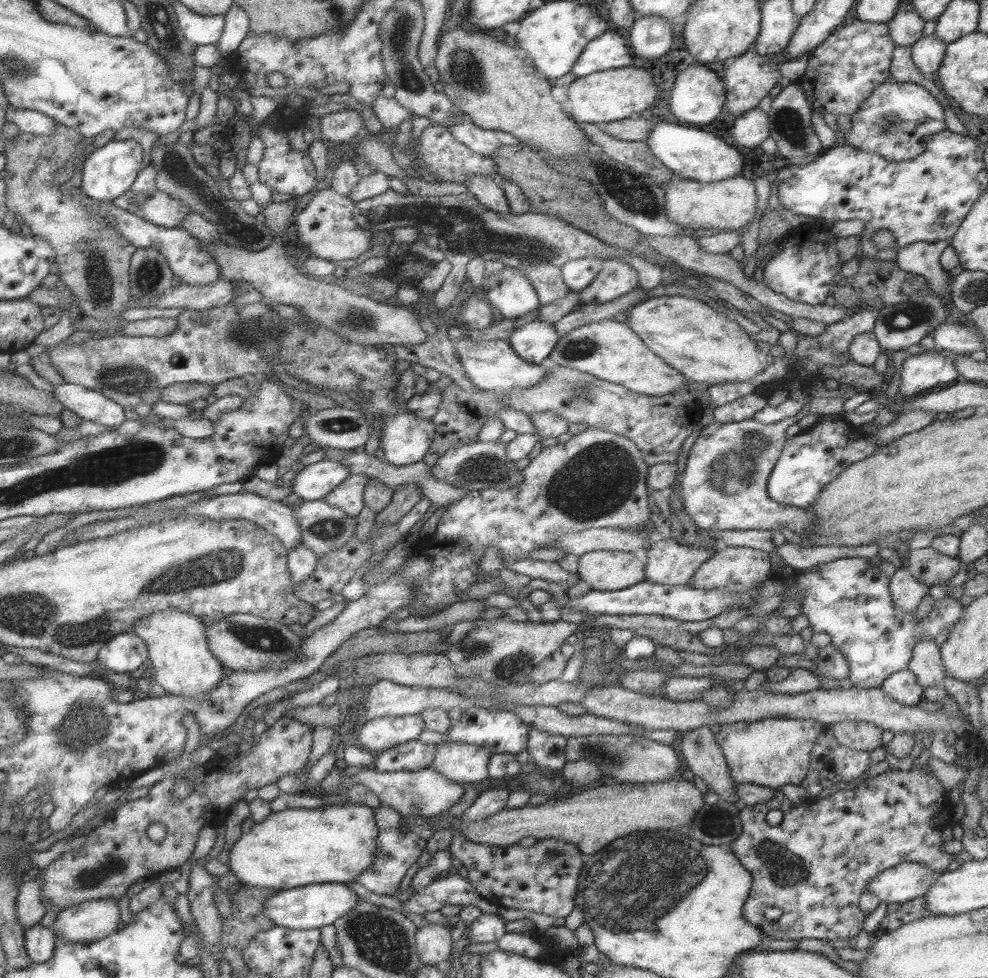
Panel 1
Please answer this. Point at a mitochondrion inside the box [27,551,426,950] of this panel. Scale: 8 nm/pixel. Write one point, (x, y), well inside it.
(82, 726)

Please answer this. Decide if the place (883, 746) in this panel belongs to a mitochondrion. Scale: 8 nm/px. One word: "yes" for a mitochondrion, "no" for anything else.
no

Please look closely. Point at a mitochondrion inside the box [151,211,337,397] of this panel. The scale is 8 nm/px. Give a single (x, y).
(253, 331)

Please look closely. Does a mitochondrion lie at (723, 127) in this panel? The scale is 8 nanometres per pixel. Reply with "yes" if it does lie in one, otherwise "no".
no

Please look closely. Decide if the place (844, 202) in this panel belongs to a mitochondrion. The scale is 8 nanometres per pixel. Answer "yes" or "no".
no

